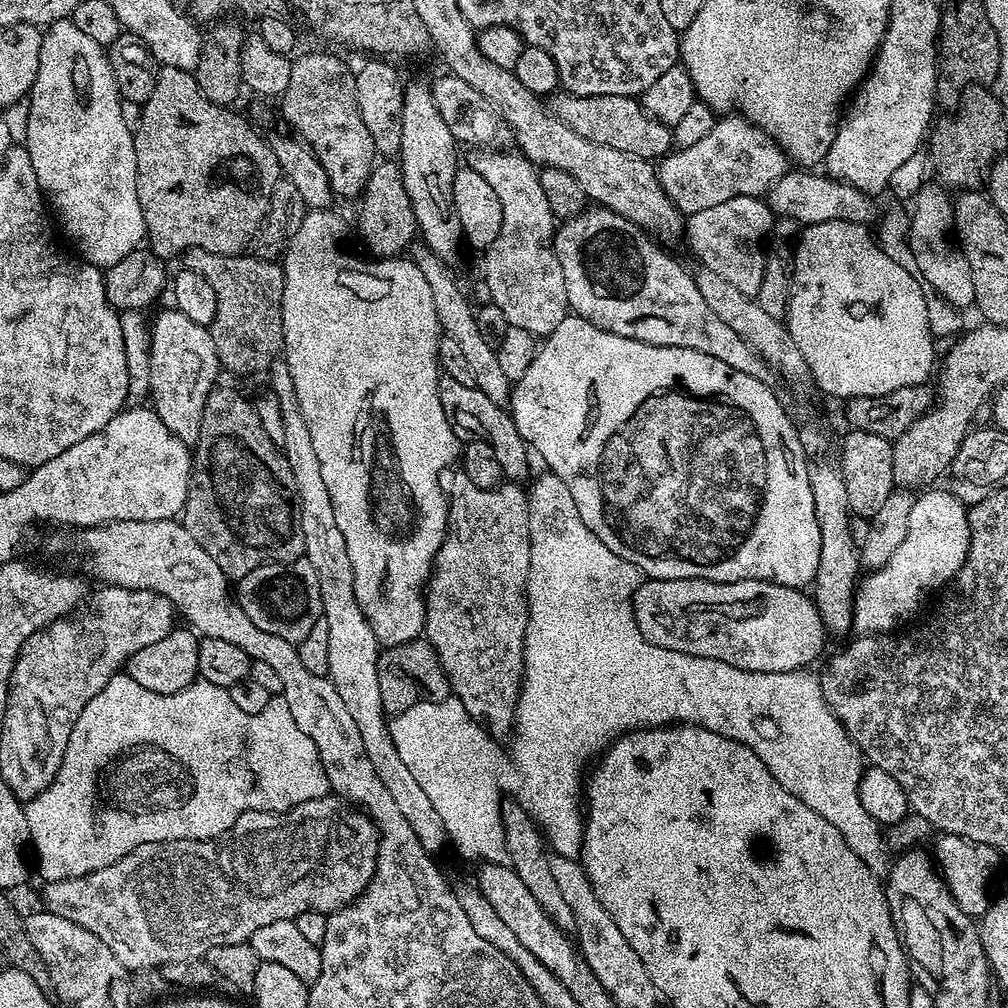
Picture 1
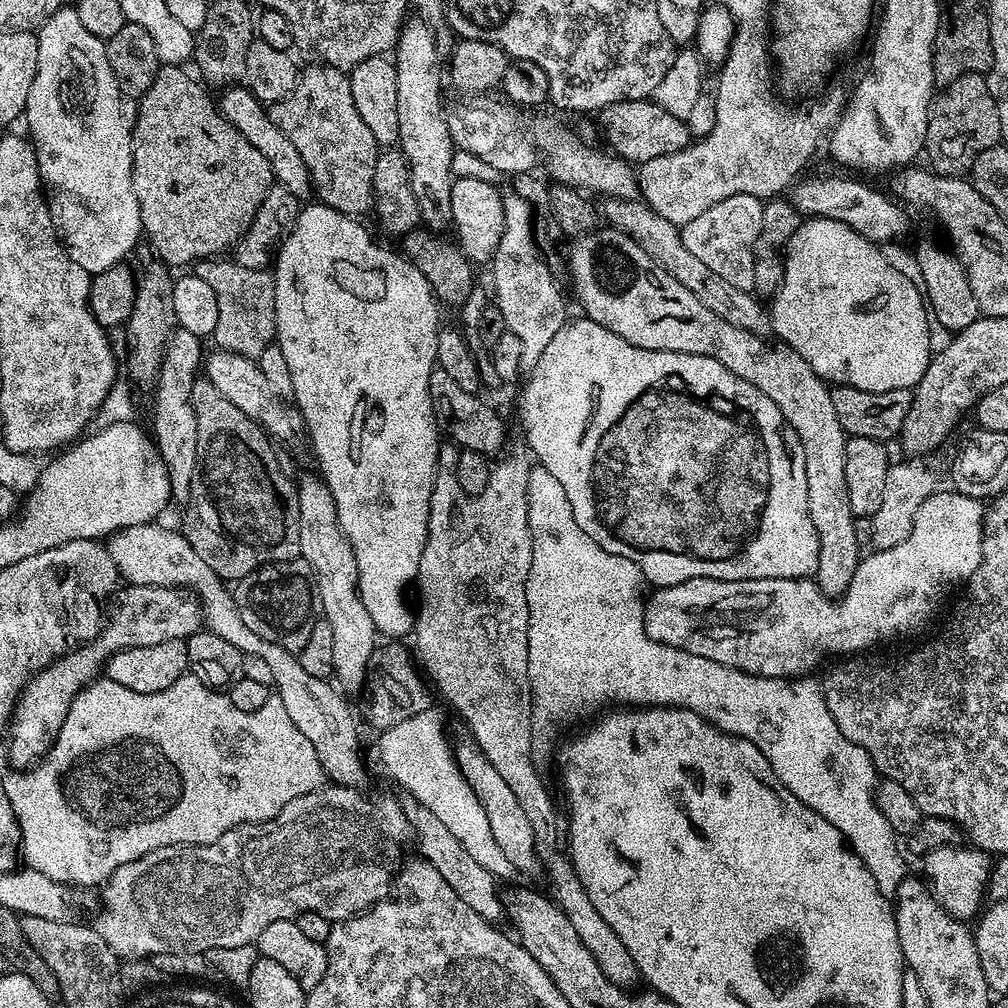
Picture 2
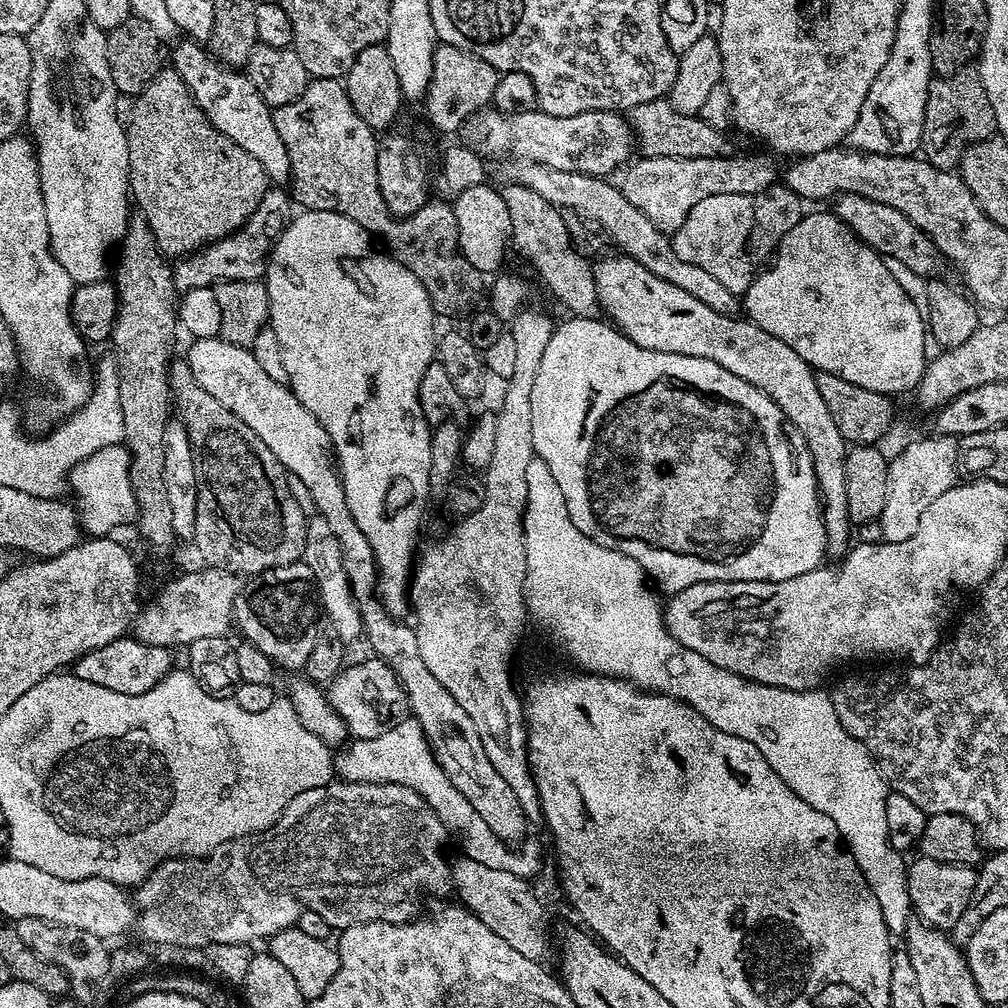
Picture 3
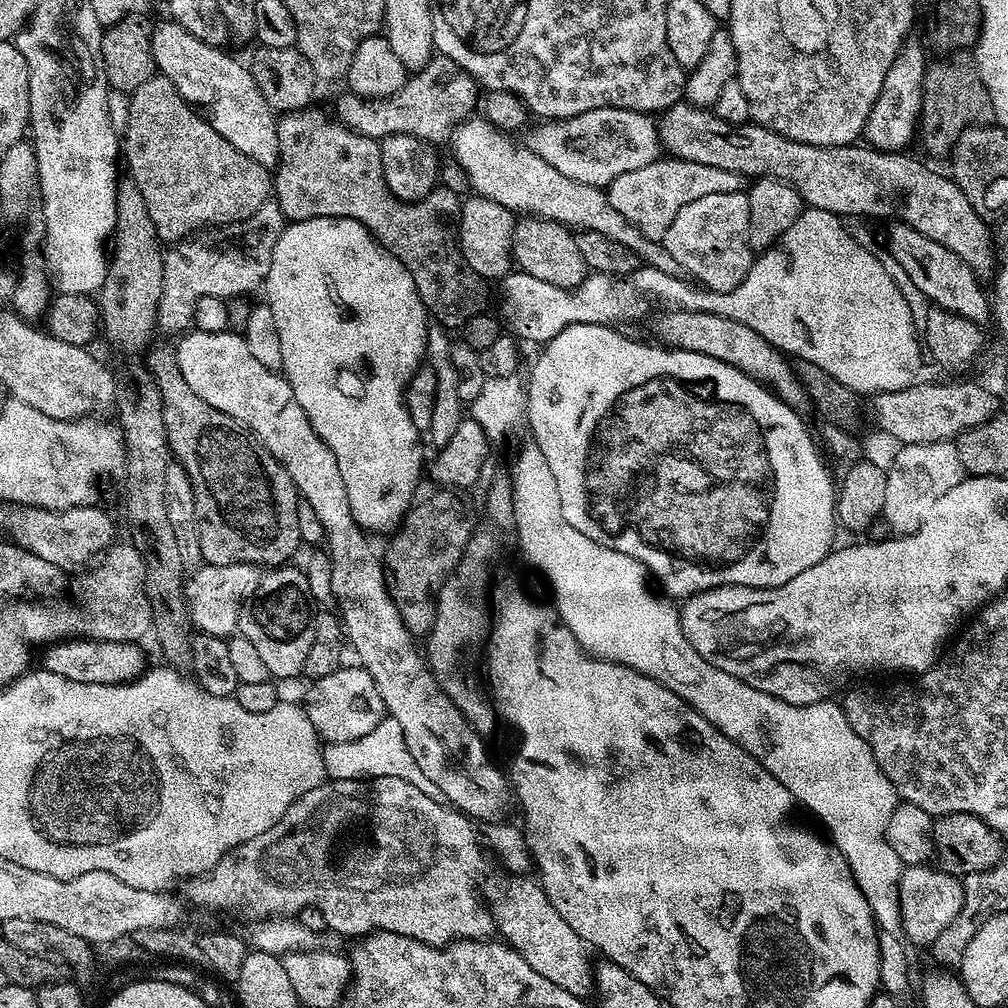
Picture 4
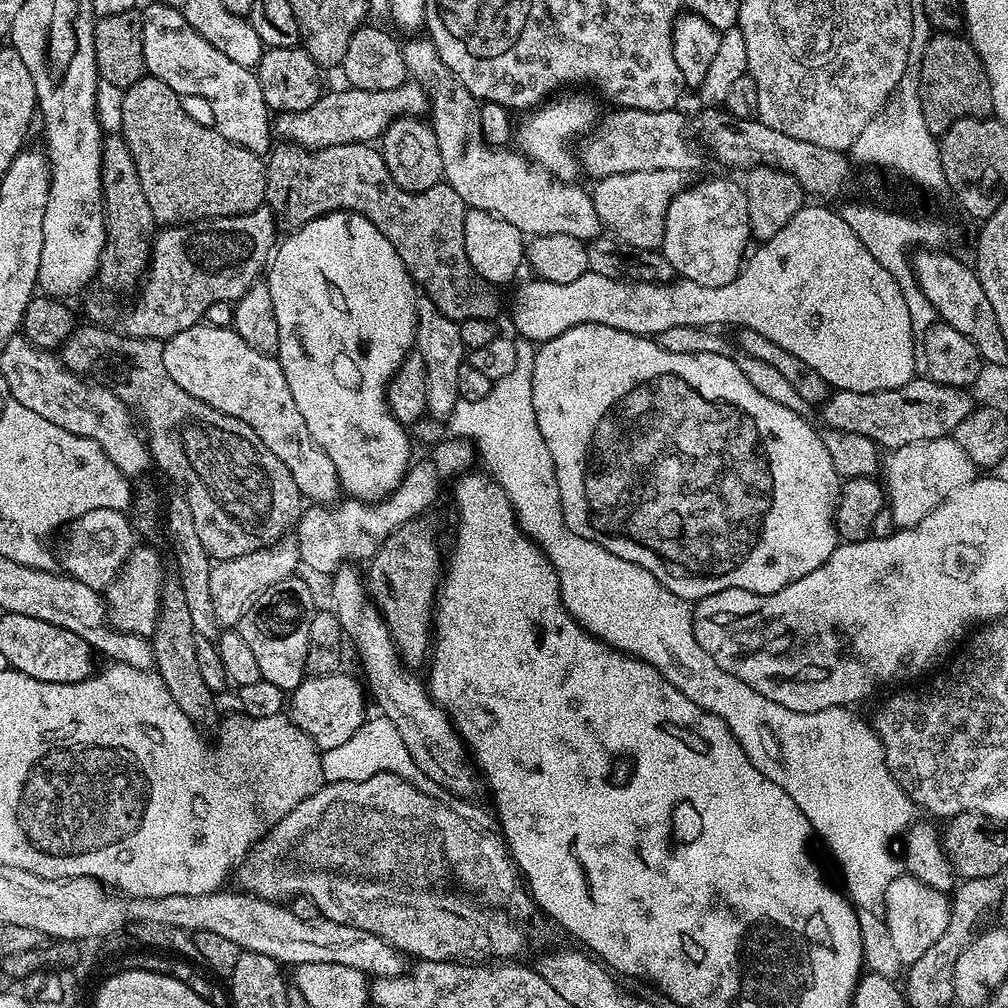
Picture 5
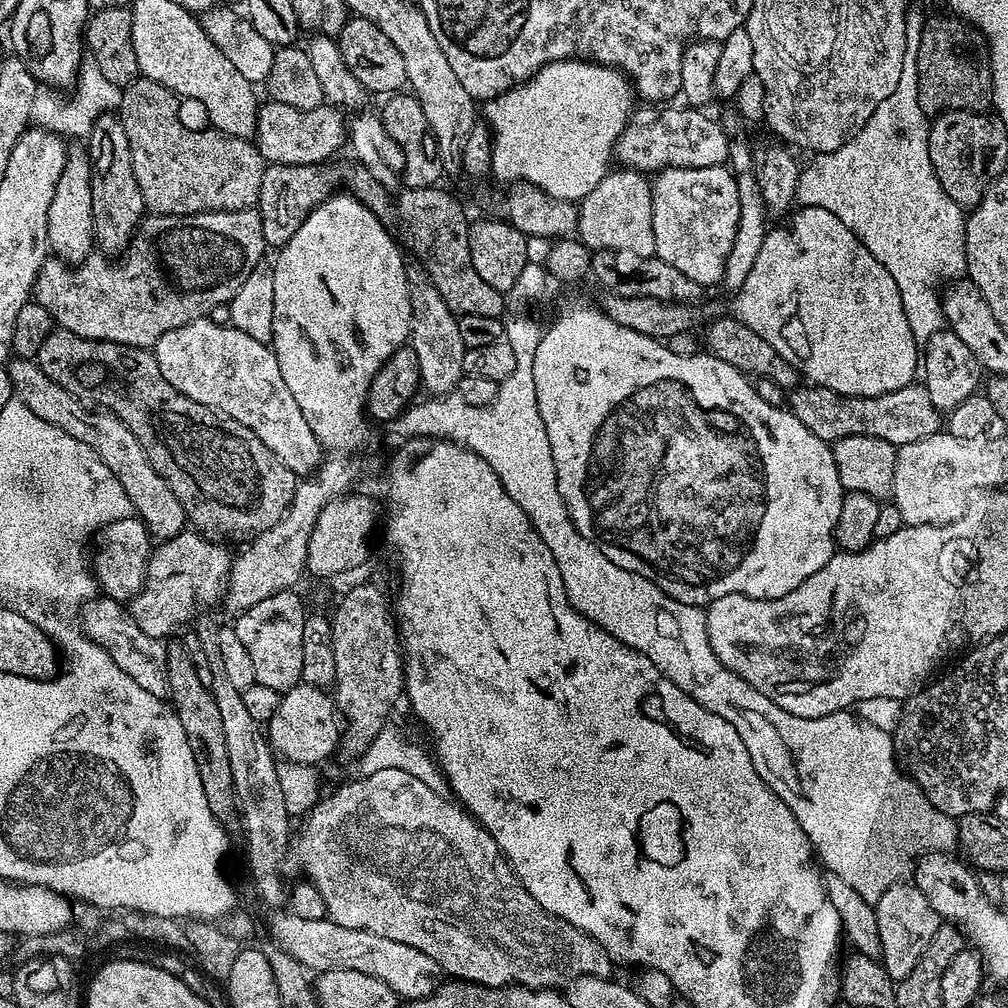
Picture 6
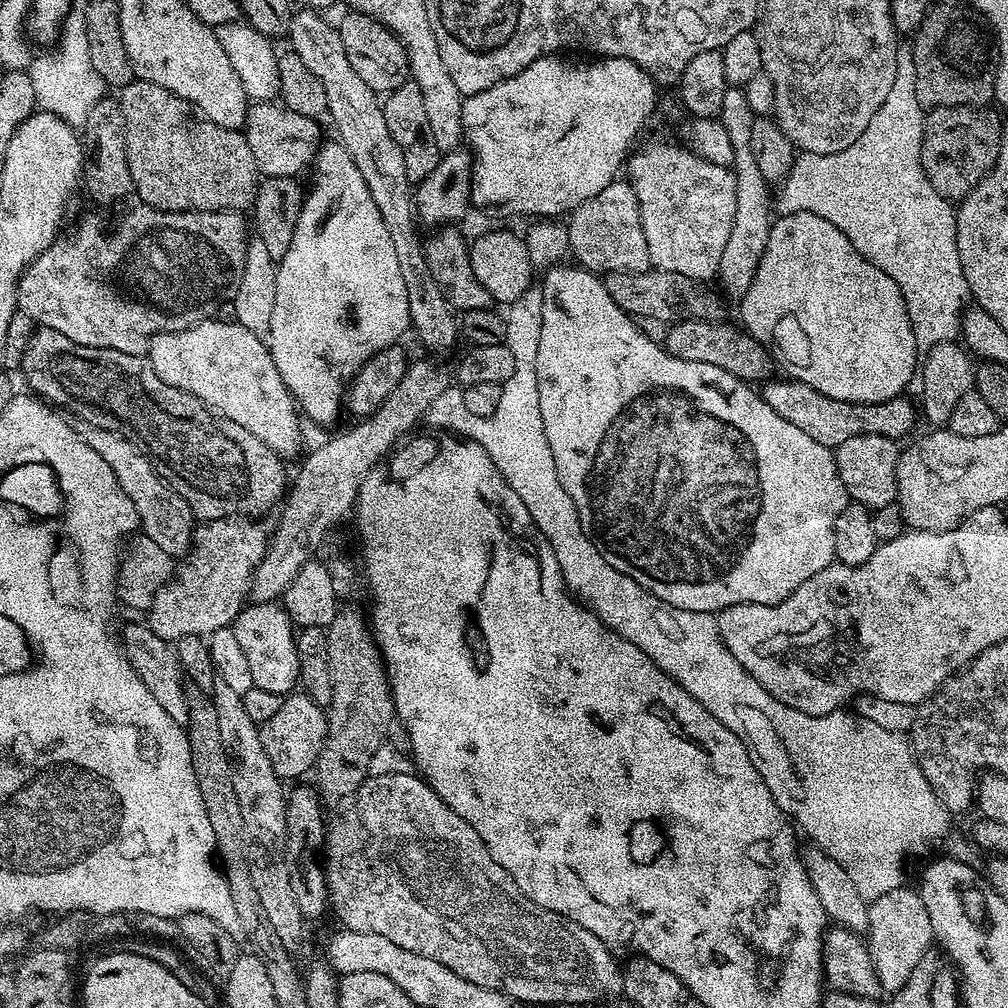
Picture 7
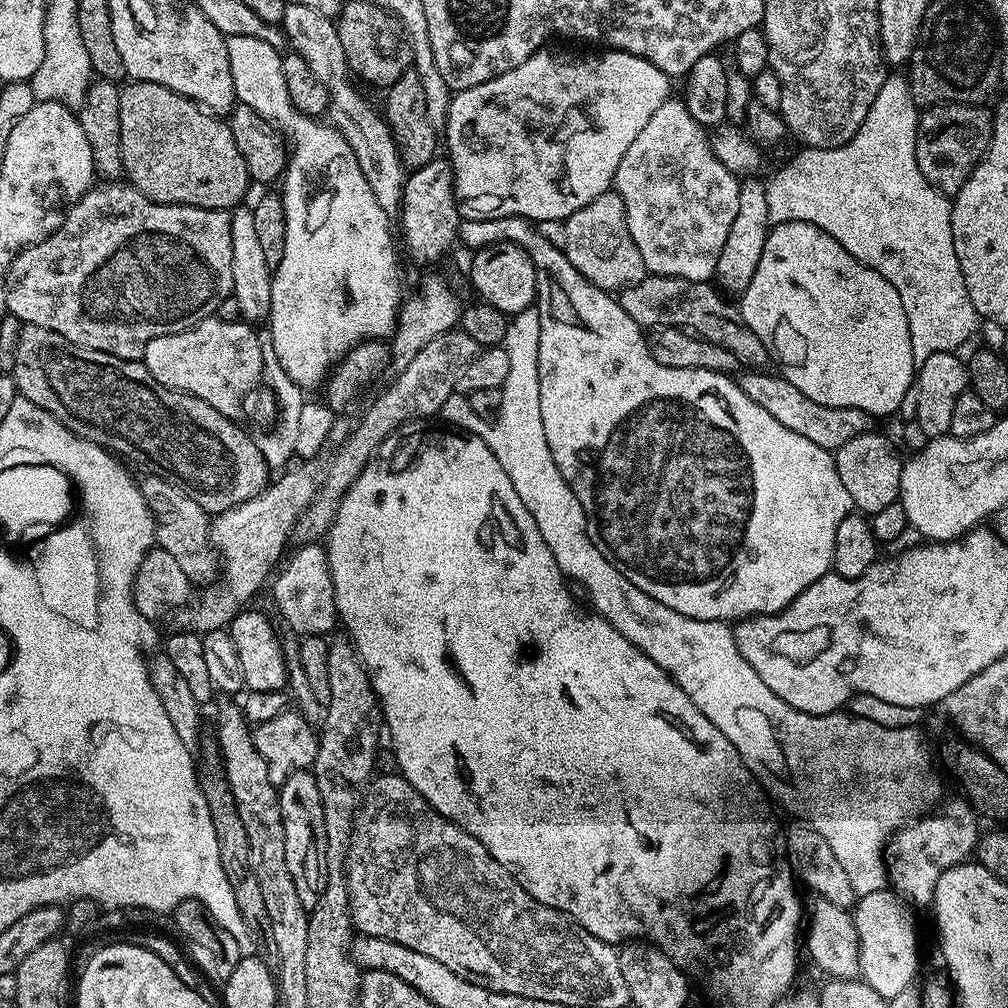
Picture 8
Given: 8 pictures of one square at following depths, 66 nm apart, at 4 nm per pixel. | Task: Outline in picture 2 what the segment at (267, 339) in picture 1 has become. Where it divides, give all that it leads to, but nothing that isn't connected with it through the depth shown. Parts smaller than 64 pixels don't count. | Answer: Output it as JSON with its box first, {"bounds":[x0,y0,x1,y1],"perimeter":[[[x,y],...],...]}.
{"bounds":[192,258,276,359],"perimeter":[[[202,258],[192,268],[194,274],[206,280],[216,296],[218,321],[212,340],[221,351],[259,359],[276,336],[273,273],[267,269],[242,266],[235,260],[223,260]]]}

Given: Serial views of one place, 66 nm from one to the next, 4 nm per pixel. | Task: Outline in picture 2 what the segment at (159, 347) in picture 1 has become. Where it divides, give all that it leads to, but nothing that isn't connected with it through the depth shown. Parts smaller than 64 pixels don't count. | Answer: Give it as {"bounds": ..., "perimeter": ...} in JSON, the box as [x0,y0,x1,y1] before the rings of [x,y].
{"bounds":[152,330,202,505],"perimeter":[[[181,330],[173,331],[164,357],[160,363],[160,375],[155,385],[156,418],[152,422],[154,443],[160,458],[168,468],[168,477],[172,487],[172,500],[187,505],[190,498],[190,486],[196,477],[196,459],[198,458],[198,422],[192,409],[192,387],[198,379],[202,368],[202,352],[200,356],[201,337]]]}

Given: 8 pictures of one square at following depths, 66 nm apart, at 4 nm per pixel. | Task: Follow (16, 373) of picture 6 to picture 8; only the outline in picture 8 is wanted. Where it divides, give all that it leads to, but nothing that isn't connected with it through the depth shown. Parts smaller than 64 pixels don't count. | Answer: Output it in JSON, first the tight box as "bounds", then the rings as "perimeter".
{"bounds":[139,474,218,585],"perimeter":[[[160,474],[151,475],[145,480],[141,479],[139,486],[151,504],[156,518],[156,544],[162,550],[166,550],[166,554],[171,554],[177,560],[178,567],[184,571],[186,578],[191,580],[193,585],[211,585],[218,576],[218,568],[216,572],[218,552],[212,547],[208,529],[210,513],[202,510],[202,506],[198,506],[198,502],[194,502],[194,498],[187,496],[171,480]]]}

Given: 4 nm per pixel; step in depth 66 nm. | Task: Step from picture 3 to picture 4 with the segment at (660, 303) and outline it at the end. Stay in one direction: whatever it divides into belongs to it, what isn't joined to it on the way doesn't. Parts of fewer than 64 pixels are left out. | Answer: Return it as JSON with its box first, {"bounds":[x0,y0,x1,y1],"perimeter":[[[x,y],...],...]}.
{"bounds":[656,310,809,409],"perimeter":[[[672,310],[666,315],[669,316],[662,317],[656,324],[656,332],[665,340],[661,340],[665,345],[679,346],[686,352],[697,352],[698,354],[706,354],[710,358],[718,358],[722,362],[742,370],[747,376],[752,376],[755,380],[763,382],[779,396],[782,402],[786,402],[794,409],[803,409],[802,406],[809,403],[808,396],[804,393],[804,387],[800,385],[800,379],[796,377],[793,361],[785,356],[784,353],[779,352],[773,344],[766,342],[766,338],[762,338],[762,334],[756,334],[754,330],[750,330],[750,326],[742,326],[742,322],[734,322],[730,318],[722,318],[705,312]]]}

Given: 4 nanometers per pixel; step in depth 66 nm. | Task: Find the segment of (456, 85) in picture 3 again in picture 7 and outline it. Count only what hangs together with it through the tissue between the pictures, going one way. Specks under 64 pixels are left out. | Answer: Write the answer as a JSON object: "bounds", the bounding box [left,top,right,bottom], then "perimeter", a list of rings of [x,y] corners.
{"bounds":[243,102,322,177],"perimeter":[[[279,102],[249,103],[248,113],[244,119],[243,134],[254,154],[261,177],[290,176],[299,177],[304,167],[315,161],[316,153],[322,147],[320,128],[315,119],[306,114],[294,114],[294,110],[284,107]]]}

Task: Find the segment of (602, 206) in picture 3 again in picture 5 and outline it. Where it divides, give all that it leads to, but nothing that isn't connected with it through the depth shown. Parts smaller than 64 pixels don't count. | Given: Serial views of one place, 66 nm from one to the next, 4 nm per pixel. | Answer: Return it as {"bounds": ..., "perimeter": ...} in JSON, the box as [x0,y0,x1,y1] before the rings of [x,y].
{"bounds":[403,38,602,242],"perimeter":[[[408,38],[403,41],[404,61],[408,67],[408,75],[415,83],[424,87],[430,101],[430,123],[438,138],[438,150],[442,154],[444,180],[458,193],[458,198],[468,208],[481,208],[514,226],[524,233],[525,237],[550,236],[568,234],[585,242],[593,239],[601,227],[602,221],[596,217],[594,202],[589,189],[579,188],[579,183],[565,182],[556,179],[552,173],[541,168],[539,164],[528,159],[519,151],[508,146],[493,146],[485,140],[480,125],[480,104],[470,90],[462,86],[451,70],[442,62],[438,50],[427,38]]]}

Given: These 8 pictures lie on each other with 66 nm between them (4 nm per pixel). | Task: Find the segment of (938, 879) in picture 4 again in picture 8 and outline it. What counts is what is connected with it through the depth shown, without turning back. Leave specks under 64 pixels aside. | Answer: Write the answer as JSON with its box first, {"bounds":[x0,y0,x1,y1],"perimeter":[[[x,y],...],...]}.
{"bounds":[854,890,920,1001],"perimeter":[[[891,890],[861,896],[854,905],[860,947],[859,977],[887,1001],[892,1000],[894,994],[913,987],[915,980],[912,979],[920,968],[920,936],[916,933],[912,912],[913,909]]]}

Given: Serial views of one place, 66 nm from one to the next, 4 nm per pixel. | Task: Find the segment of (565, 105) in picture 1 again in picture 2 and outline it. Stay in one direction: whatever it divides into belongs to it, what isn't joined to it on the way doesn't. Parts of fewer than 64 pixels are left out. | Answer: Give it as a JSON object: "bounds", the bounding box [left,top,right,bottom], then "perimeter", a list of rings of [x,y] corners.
{"bounds":[598,98,690,166],"perimeter":[[[652,98],[614,102],[601,108],[598,118],[600,128],[608,139],[607,147],[621,160],[636,166],[650,162],[650,158],[662,158],[662,154],[674,154],[687,148],[690,143],[687,123],[674,118],[674,114],[669,114],[667,110],[662,110],[662,106],[658,106]]]}

